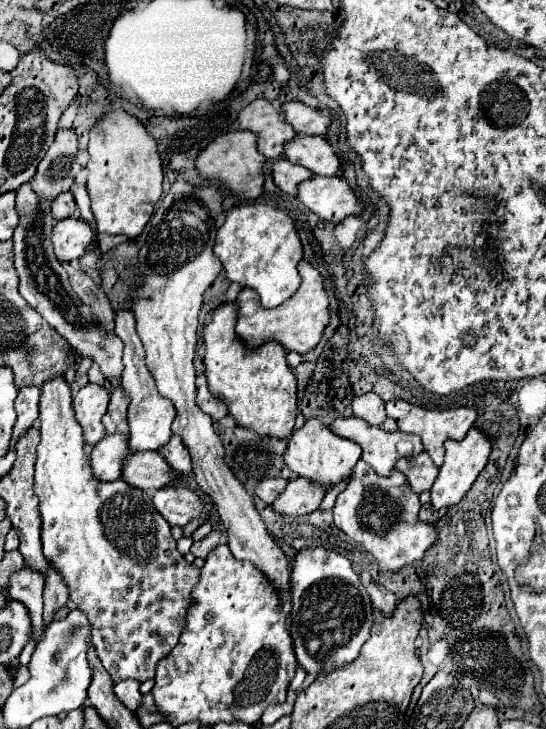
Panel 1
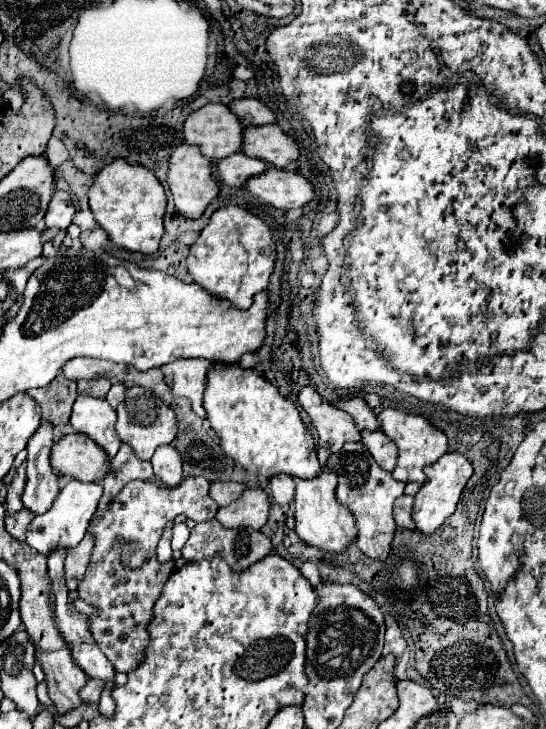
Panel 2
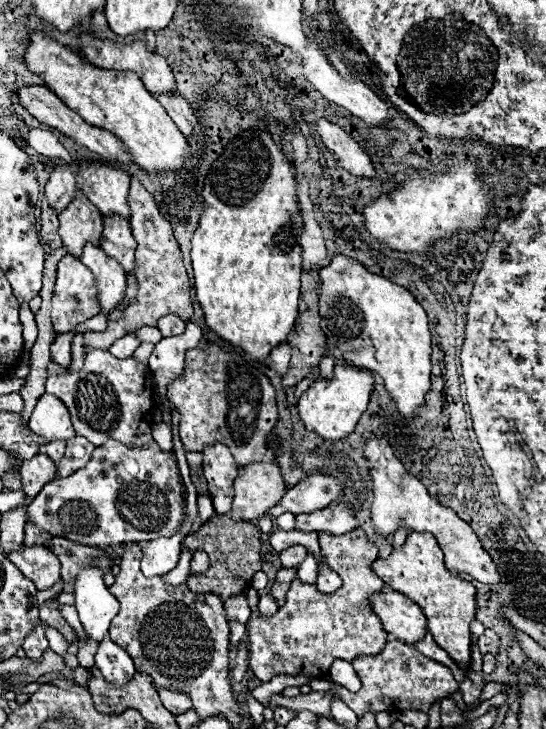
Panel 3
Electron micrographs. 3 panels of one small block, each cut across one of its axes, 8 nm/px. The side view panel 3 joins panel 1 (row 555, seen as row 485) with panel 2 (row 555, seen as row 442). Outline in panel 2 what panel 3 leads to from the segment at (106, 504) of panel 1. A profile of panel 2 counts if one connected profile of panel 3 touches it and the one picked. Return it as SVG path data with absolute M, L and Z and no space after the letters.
M116 540L112 550L102 560L90 564L78 584L78 594L80 600L96 610L96 616L88 616L88 630L92 638L118 672L130 672L144 660L144 652L150 642L148 624L154 618L152 608L160 598L168 576L174 572L174 562L158 562L156 554L152 554L150 560L132 570L122 566L120 552L122 542Z

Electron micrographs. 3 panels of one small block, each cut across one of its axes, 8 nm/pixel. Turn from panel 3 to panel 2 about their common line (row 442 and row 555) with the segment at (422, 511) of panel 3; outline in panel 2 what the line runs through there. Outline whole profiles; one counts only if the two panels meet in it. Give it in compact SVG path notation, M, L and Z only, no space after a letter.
M346 442L338 454L332 454L326 462L326 466L332 466L338 474L338 488L336 488L336 498L340 504L348 506L350 512L356 518L358 526L358 536L356 536L356 546L374 560L386 560L390 554L390 542L396 532L396 524L392 518L392 504L396 498L404 494L404 482L398 482L392 478L390 472L382 470L370 452L366 450L364 444L352 444Z

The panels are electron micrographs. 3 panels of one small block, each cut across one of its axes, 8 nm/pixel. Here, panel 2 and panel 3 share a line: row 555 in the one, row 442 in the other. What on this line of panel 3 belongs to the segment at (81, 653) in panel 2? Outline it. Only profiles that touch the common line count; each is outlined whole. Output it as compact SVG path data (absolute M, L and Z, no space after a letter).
M48 442L48 446L44 446L44 452L54 462L58 462L64 456L64 448L66 448L66 442Z

